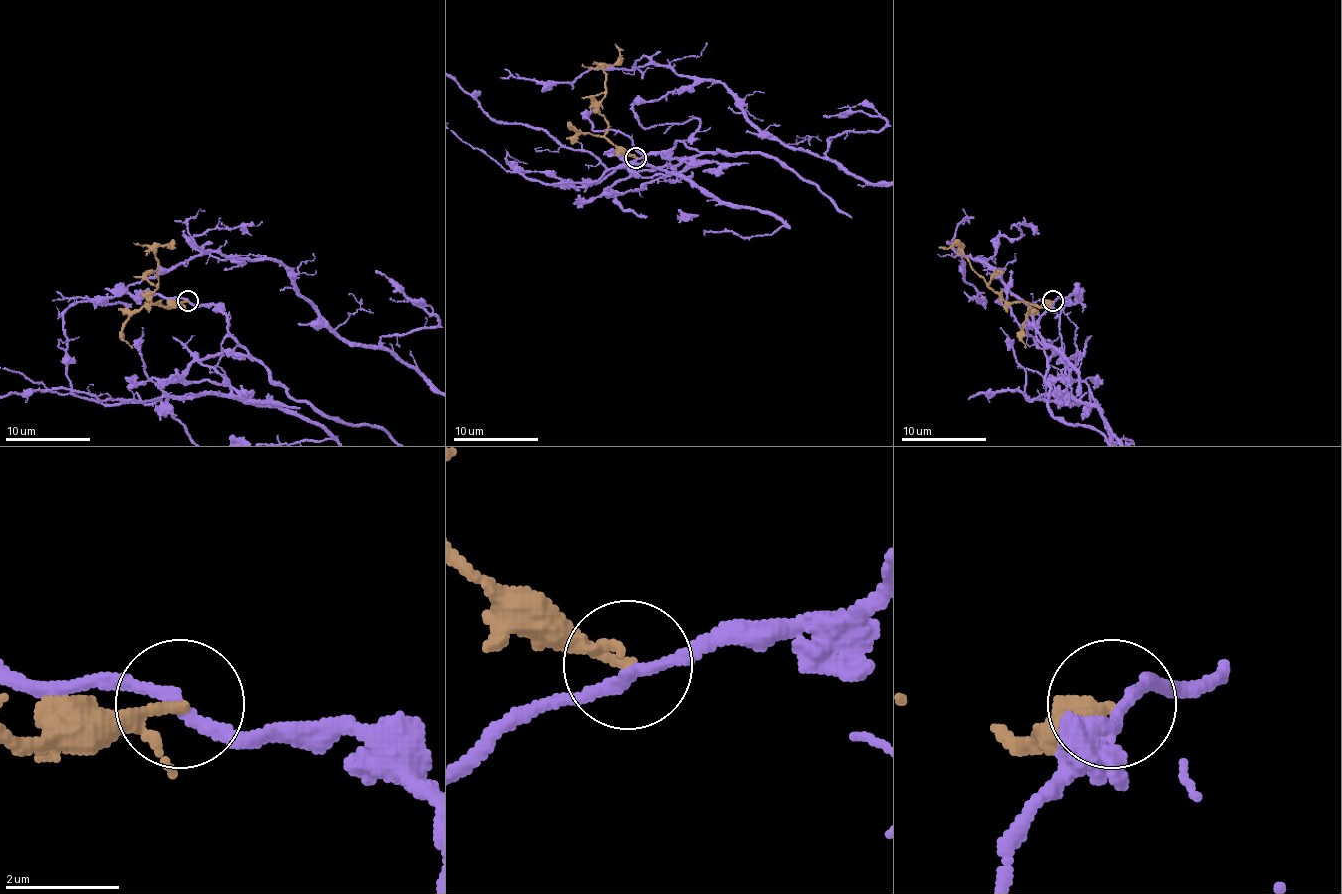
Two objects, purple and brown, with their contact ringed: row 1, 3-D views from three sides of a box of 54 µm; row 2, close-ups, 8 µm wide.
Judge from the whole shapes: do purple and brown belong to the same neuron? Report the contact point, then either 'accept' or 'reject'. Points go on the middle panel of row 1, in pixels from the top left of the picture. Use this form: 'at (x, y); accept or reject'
at (636, 158); reject

